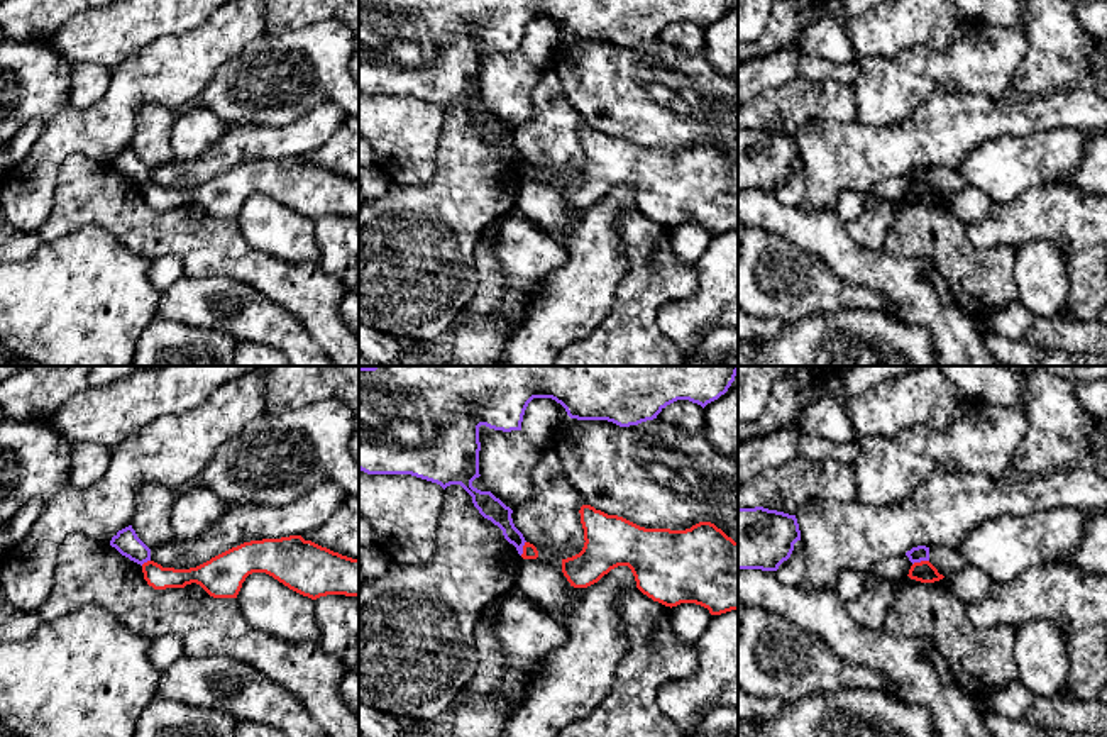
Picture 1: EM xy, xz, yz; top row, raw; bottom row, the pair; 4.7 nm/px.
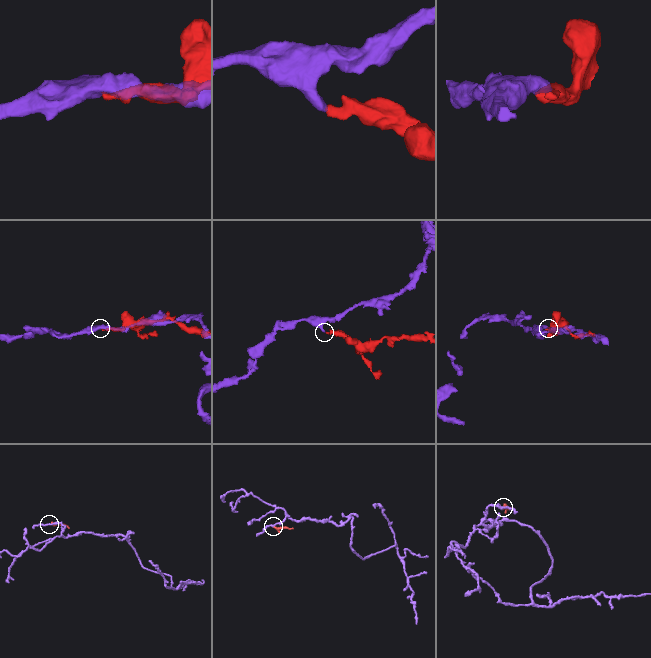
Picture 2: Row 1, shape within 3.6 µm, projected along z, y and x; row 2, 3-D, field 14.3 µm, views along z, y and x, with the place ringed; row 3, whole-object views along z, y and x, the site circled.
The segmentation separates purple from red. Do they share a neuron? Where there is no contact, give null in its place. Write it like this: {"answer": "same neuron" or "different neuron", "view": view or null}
{"answer": "different neuron", "view": "yz"}

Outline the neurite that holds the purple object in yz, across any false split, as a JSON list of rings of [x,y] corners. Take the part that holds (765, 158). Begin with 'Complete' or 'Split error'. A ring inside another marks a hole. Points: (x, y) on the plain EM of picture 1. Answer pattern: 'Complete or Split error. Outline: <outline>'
Complete. Outline: [[[763,127],[738,129],[738,190],[777,191],[797,161],[796,136]]]

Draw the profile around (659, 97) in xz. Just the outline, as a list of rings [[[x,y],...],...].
[[[569,39],[555,71],[569,103],[596,130],[645,149],[686,151],[711,142],[738,163],[738,76],[721,75],[702,53],[658,39],[630,47]]]

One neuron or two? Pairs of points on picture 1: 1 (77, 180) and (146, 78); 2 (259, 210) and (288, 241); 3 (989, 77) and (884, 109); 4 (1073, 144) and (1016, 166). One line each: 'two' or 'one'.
1: two
2: one
3: one
4: one

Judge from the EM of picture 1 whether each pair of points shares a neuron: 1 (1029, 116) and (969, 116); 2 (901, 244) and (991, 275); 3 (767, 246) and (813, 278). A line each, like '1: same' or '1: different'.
1: same
2: same
3: same

